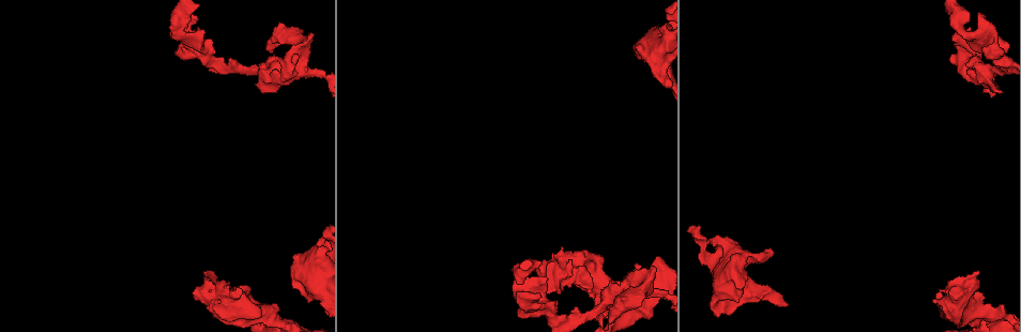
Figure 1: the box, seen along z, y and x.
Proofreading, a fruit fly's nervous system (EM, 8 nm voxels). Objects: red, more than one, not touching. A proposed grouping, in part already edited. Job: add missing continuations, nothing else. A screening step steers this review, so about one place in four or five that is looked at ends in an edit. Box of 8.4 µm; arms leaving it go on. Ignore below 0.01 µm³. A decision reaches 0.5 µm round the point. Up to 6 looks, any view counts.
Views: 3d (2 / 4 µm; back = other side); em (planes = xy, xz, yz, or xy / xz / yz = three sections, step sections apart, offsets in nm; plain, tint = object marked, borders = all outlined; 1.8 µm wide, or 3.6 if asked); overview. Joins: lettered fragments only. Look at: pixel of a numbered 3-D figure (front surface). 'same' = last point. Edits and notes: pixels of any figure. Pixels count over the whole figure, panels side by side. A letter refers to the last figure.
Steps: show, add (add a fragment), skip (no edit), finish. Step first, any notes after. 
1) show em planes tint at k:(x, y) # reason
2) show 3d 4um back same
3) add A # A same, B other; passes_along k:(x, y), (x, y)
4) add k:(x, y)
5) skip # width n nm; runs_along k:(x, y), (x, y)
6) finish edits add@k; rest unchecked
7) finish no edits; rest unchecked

show em 3.6um yz step 4 borders at 1:(576, 277) # looks like a crossing

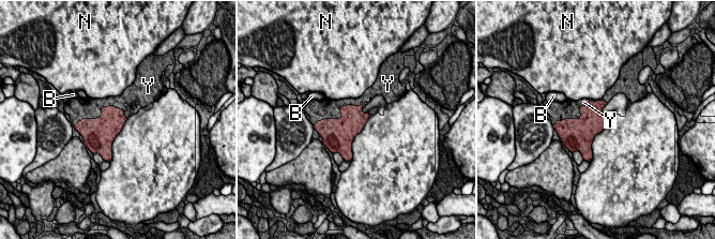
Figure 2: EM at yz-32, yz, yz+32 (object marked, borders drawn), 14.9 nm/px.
add 2:(326, 108) # B other, N other, Y same; it goes on there

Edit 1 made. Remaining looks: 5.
show 3d 4um at 1:(659, 48)

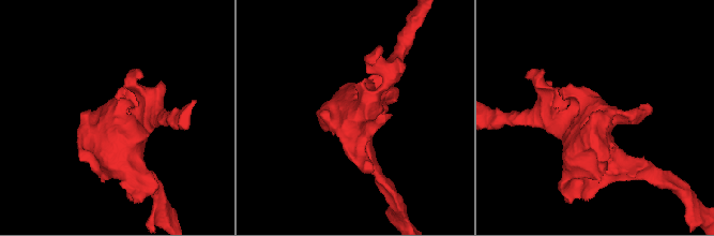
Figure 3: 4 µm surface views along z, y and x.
show em 3.6um planes borders at 3:(354, 117) # need the tissue

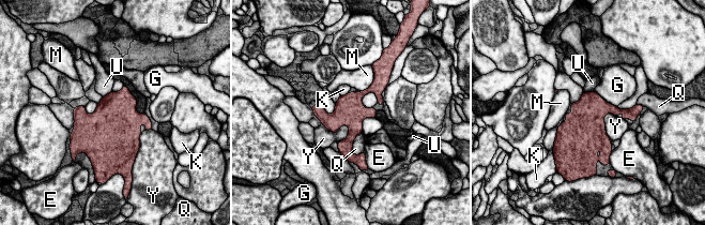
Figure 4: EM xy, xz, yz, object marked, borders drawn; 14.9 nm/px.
skip # longest_contact Y 440 nm; E other, G other, K other, M other, Q other, U other, Y other; border 4:(322, 123), (350, 131); none of them fits

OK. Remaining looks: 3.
show 3d 2um at 1:(288, 72) # four arms meet

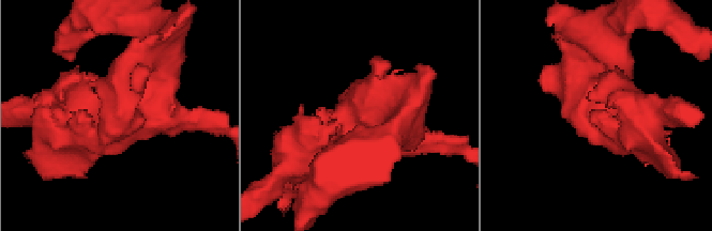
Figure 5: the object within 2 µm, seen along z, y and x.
show em planes borders at 5:(125, 116)

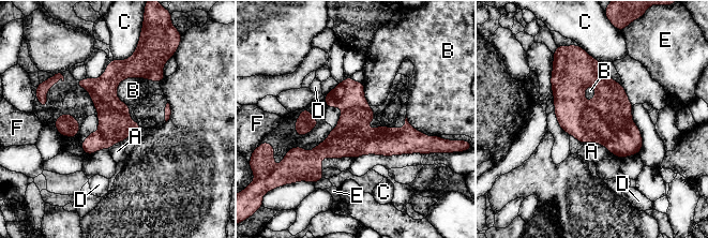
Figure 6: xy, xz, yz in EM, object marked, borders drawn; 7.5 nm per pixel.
skip # A other, B other, C other, D other, E other, F other; border 6:(147, 78), (123, 78), (116, 95); no lettered fragment goes on from it

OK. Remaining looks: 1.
finish edits add@2; rest unchecked

